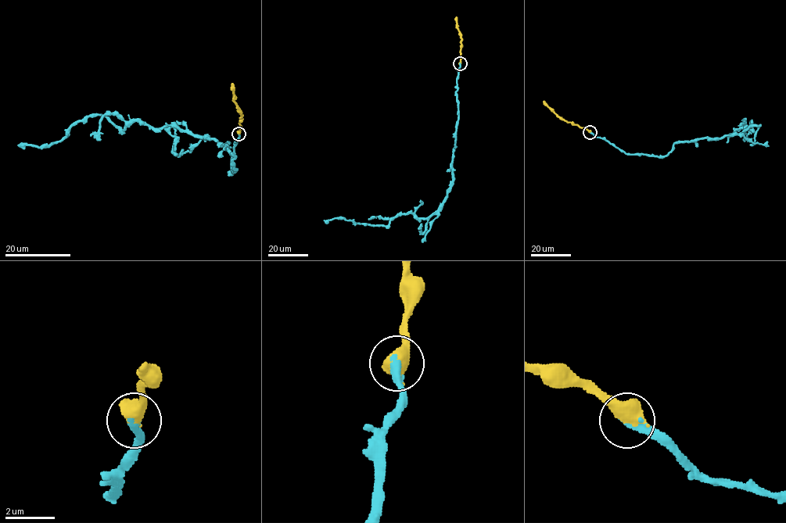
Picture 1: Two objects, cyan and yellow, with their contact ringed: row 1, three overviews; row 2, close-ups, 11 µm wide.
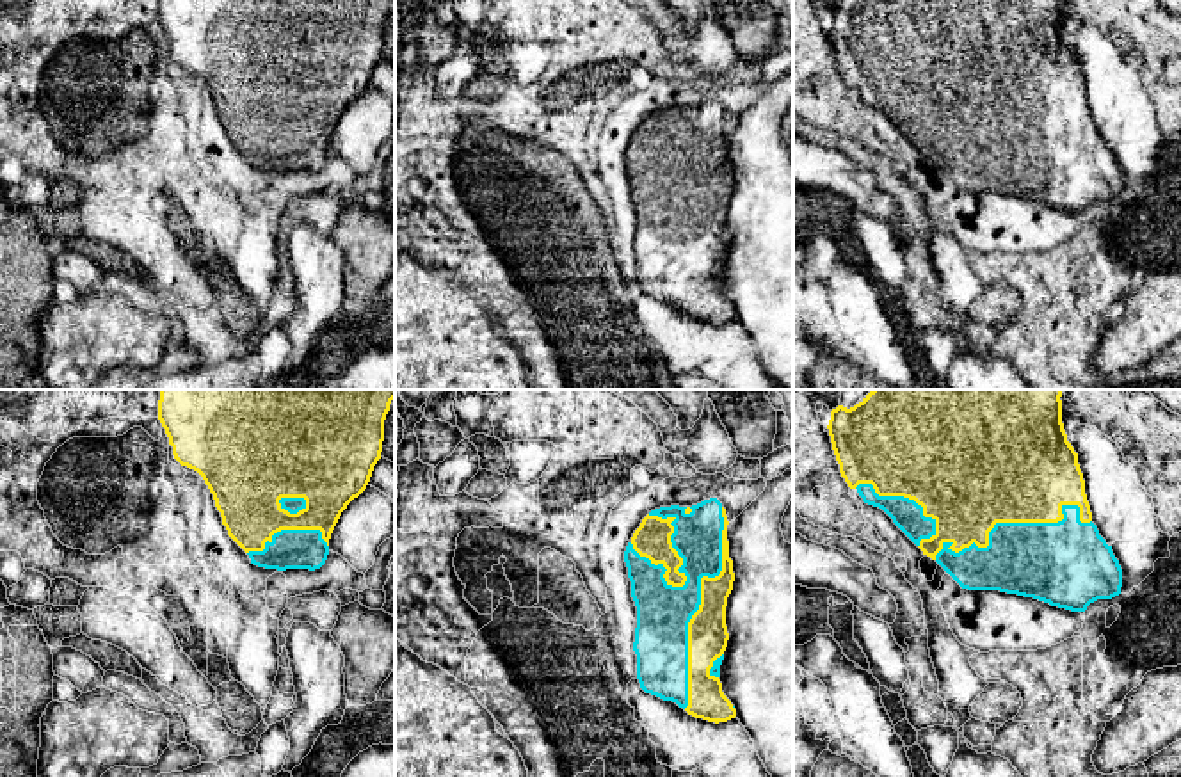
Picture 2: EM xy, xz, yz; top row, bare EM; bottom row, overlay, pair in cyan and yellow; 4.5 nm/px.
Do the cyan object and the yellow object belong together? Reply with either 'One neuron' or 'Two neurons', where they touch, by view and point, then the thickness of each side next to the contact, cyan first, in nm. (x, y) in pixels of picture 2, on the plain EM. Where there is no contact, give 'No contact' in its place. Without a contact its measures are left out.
One neuron. Touches cyan at yz (1012, 125). Thickness 360 nm (cyan) against 500 nm

